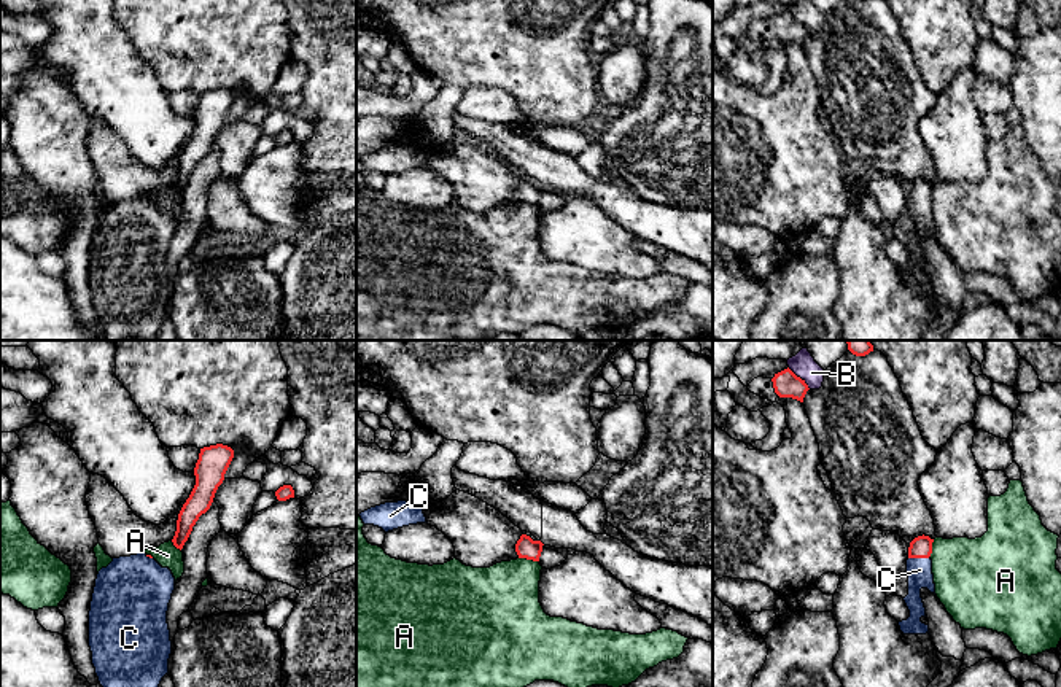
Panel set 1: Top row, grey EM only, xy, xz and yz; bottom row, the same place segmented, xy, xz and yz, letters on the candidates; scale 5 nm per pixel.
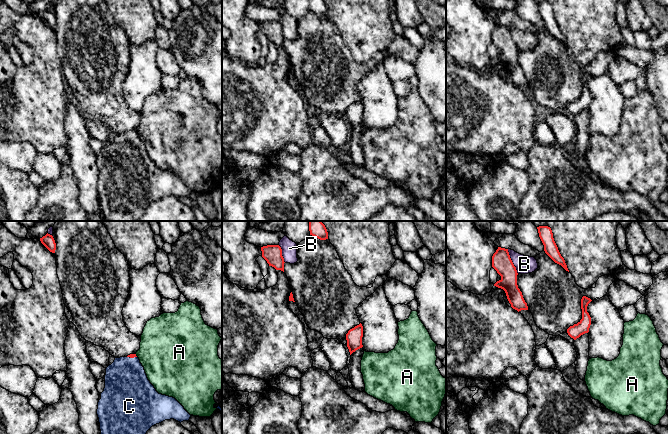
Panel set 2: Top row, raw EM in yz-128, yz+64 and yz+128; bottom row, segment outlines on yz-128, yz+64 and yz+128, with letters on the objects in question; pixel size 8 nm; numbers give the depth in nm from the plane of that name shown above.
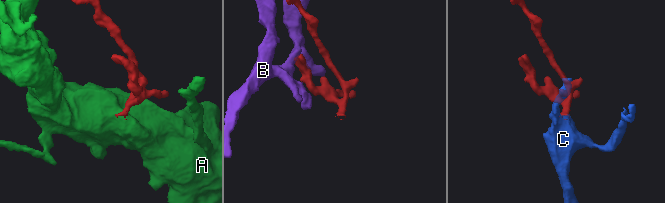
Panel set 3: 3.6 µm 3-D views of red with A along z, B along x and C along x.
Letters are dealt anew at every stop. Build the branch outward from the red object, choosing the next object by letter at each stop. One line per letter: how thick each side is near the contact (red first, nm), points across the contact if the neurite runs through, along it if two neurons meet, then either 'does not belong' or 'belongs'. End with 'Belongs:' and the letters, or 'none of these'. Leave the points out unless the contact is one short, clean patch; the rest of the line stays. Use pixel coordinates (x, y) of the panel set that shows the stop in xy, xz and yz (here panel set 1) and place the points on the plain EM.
A: calibres 110 and 360 nm; border xz (519, 201), (538, 205); does not belong
B: calibres 140 and 120 nm; does not belong
C: calibres 110 and 130 nm; way yz (920, 191), (918, 201), (920, 213); belongs
Belongs: C

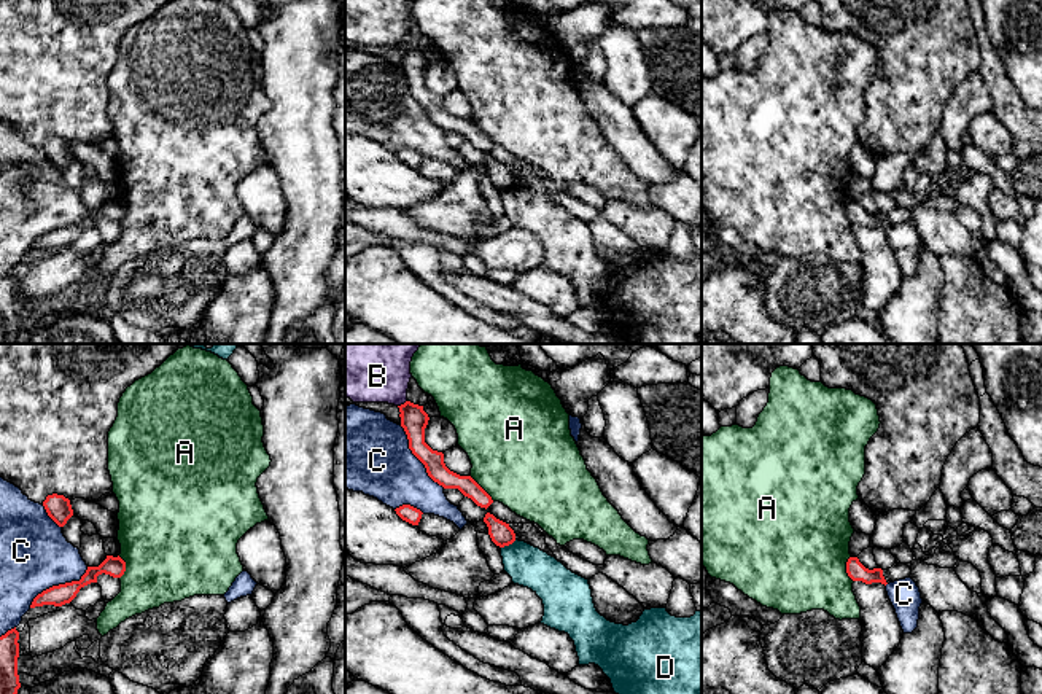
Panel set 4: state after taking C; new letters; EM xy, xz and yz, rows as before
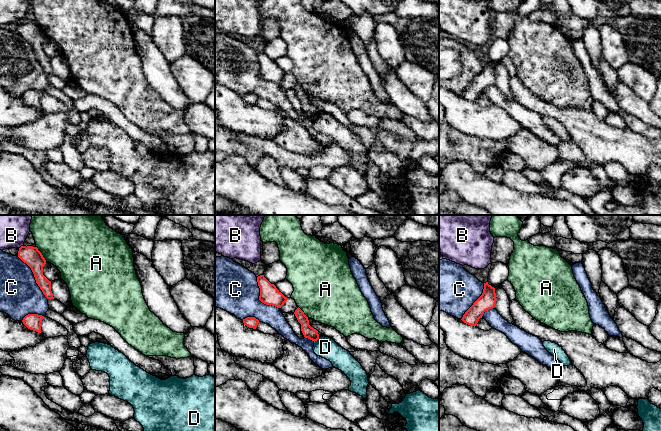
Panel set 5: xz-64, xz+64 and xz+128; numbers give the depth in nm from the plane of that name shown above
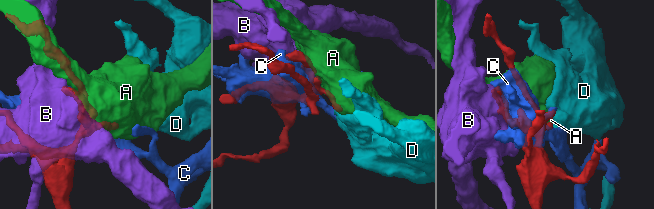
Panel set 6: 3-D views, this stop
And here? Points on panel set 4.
A: calibres 100 and 500 nm; does not belong
B: calibres 140 and 240 nm; does not belong
C: calibres 110 and 360 nm; does not belong
D: calibres 120 and 200 nm; border xz (516, 183), (501, 191); does not belong
Belongs: none of these

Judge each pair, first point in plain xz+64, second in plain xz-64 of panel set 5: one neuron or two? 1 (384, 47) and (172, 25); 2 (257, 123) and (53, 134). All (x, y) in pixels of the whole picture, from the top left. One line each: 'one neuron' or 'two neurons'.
1: one neuron
2: two neurons

